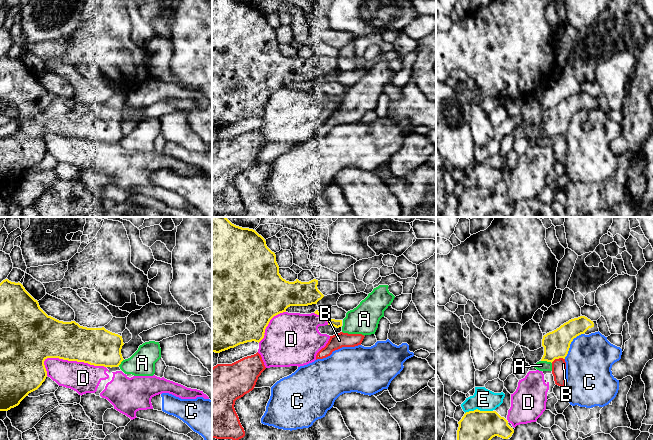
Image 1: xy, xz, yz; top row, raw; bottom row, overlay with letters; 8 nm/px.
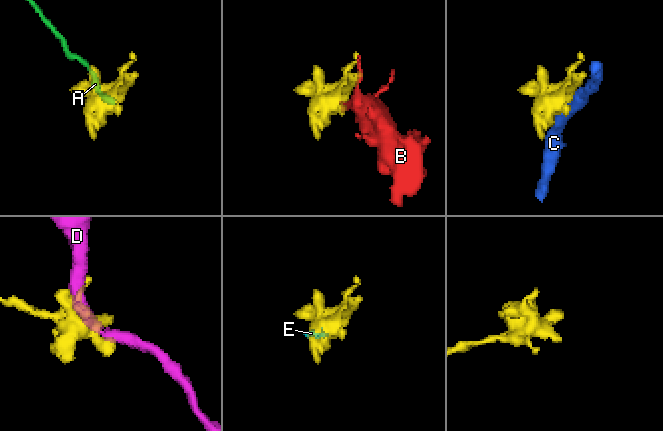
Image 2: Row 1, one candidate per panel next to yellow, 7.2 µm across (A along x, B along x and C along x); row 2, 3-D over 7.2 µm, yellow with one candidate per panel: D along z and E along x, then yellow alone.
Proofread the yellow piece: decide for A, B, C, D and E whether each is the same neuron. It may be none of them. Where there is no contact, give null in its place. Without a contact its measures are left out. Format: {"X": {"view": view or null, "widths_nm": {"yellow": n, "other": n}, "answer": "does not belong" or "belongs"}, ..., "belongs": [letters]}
{"A": {"view": "yz", "widths_nm": {"yellow": 220, "other": 80}, "answer": "does not belong"}, "B": {"view": "yz", "widths_nm": {"yellow": 220, "other": 110}, "answer": "does not belong"}, "C": {"view": "yz", "widths_nm": {"yellow": 220, "other": 360}, "answer": "does not belong"}, "D": {"view": "xy", "widths_nm": {"yellow": 300, "other": 240}, "answer": "does not belong"}, "E": {"view": "yz", "widths_nm": {"yellow": 240, "other": 180}, "answer": "does not belong"}, "belongs": []}

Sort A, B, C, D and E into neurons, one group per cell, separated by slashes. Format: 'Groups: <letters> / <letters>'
Groups: A B / C / D E

